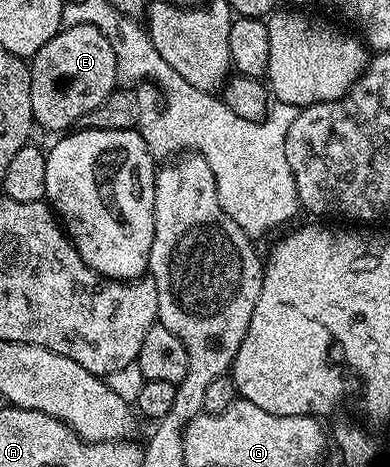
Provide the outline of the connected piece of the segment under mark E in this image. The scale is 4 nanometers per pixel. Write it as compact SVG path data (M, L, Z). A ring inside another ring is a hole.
M77 24L60 29L59 33L53 36L53 40L45 43L37 51L35 57L30 59L29 65L31 67L31 107L33 108L36 127L44 126L47 130L63 130L59 132L70 131L81 120L81 116L85 116L85 112L93 112L93 108L97 108L97 104L101 104L101 100L105 100L105 96L109 96L117 89L117 56L113 56L113 44L100 30L93 28L93 24Z

